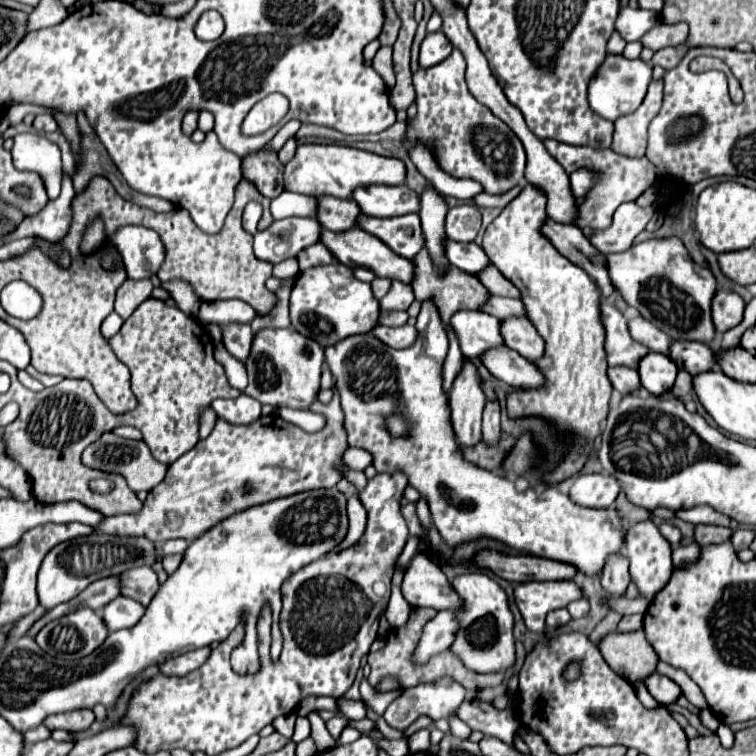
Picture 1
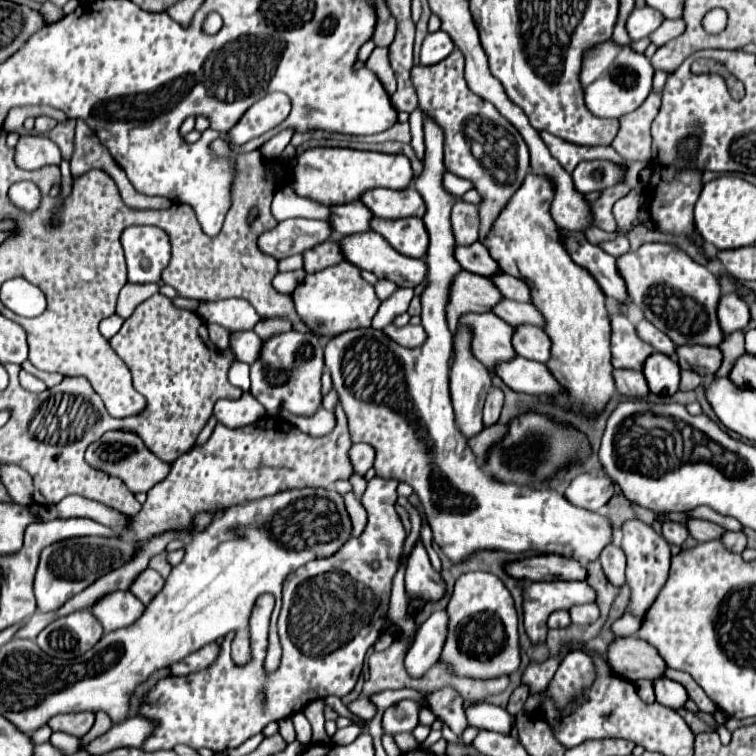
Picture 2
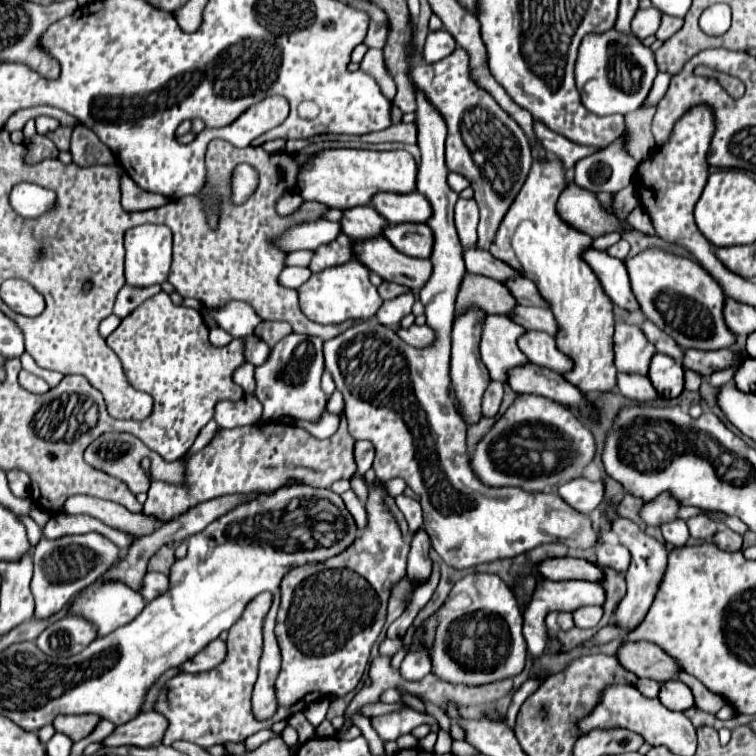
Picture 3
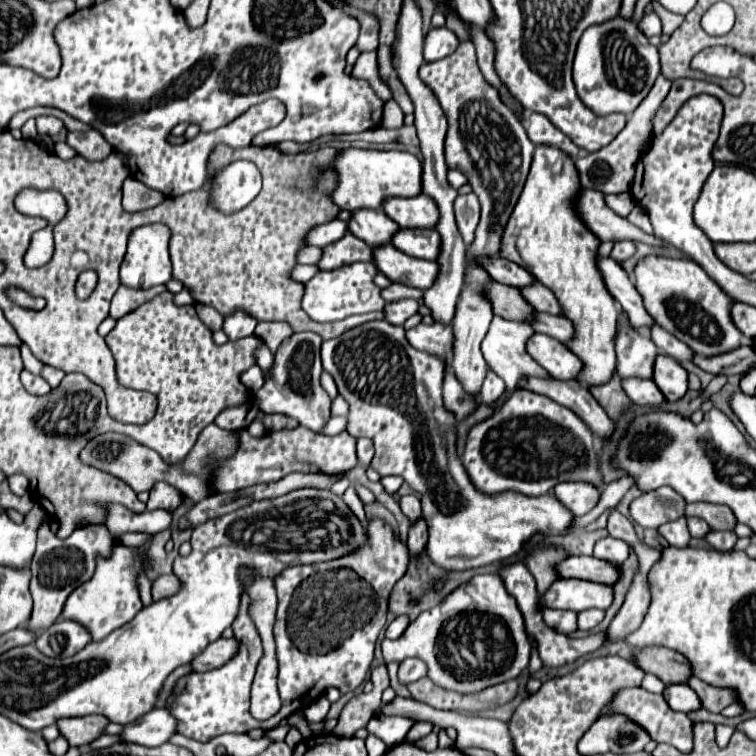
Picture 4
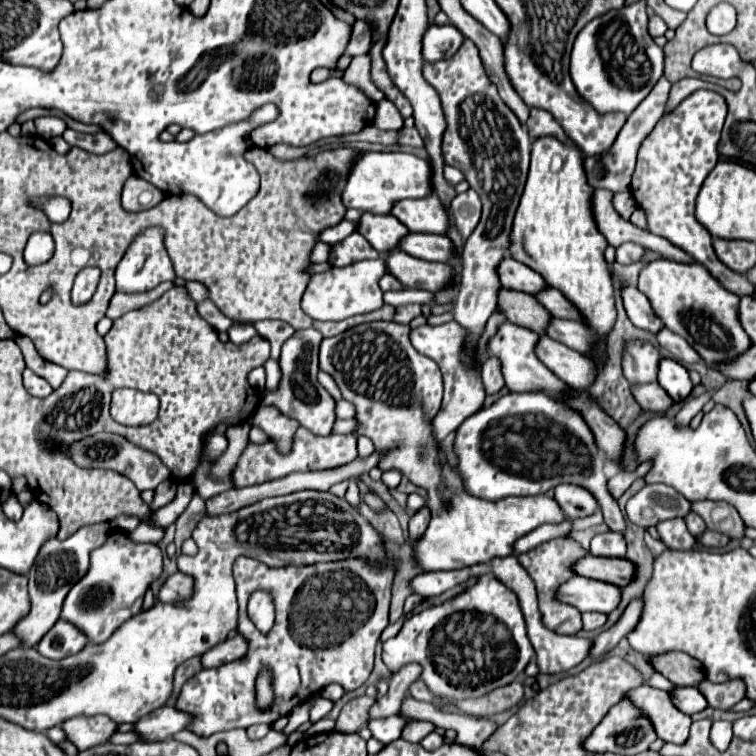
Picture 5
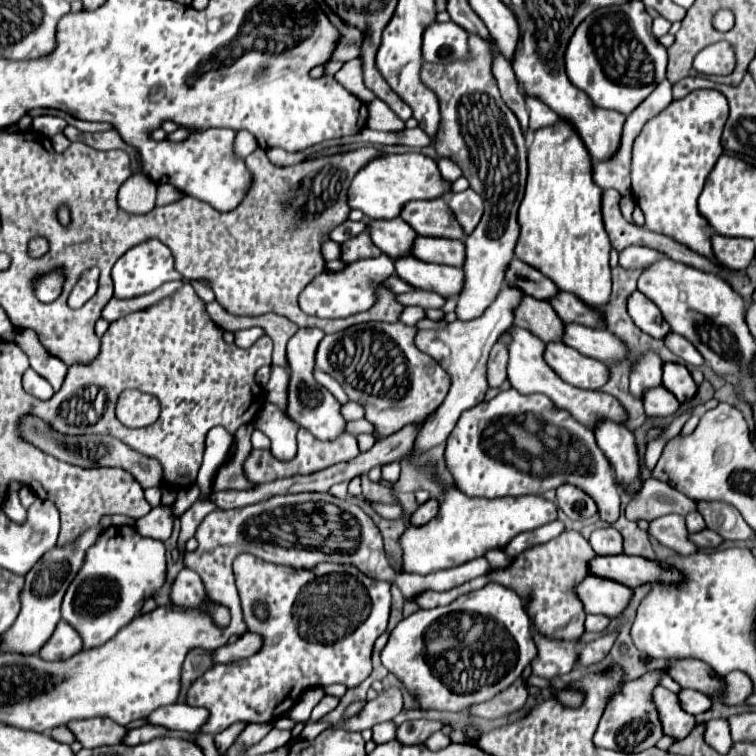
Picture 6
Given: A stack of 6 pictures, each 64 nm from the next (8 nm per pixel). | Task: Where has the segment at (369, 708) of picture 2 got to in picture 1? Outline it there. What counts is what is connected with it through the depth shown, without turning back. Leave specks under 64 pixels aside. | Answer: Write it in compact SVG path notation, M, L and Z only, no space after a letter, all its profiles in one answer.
M340 698L338 706L340 706L340 712L346 718L352 718L352 720L366 718L366 704L364 704L364 700L346 700L346 698Z

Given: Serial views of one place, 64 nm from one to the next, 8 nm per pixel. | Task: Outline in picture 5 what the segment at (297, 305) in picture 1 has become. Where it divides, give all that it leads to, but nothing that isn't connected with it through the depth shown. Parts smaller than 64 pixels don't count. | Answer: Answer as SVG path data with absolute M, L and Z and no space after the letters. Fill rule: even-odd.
M360 260L344 268L330 268L328 272L314 274L302 296L302 310L314 320L346 320L356 314L366 314L384 304L378 280L386 274L386 260ZM354 286L358 288L352 288Z

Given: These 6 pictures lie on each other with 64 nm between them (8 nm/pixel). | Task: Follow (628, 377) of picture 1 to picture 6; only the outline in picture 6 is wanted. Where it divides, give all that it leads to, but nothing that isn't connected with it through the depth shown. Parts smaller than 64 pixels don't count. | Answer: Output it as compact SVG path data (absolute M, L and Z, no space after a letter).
M662 386L648 390L642 402L648 418L668 418L668 416L674 416L680 408L678 398L674 398L674 394L670 394L670 390Z

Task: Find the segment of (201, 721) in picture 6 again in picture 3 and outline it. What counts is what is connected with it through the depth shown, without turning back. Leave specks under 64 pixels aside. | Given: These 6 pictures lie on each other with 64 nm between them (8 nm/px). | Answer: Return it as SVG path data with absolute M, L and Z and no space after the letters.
M142 712L134 720L116 726L116 730L104 740L106 746L158 746L168 730L168 720L160 712Z

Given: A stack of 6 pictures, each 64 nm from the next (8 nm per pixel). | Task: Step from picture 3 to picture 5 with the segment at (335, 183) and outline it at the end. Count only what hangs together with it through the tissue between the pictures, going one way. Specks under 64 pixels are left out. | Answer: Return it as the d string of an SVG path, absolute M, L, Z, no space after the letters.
M364 152L350 172L348 184L342 192L342 202L346 208L356 208L360 212L390 214L394 202L406 198L426 198L430 194L428 160L404 152Z

